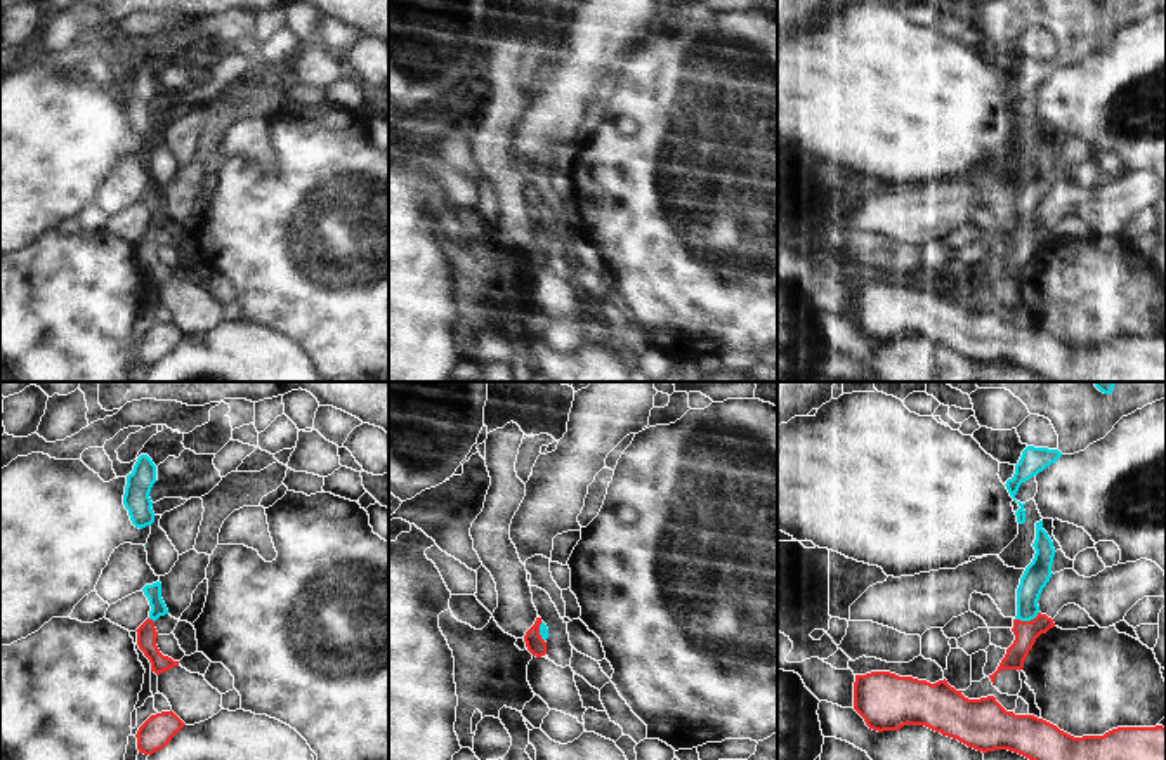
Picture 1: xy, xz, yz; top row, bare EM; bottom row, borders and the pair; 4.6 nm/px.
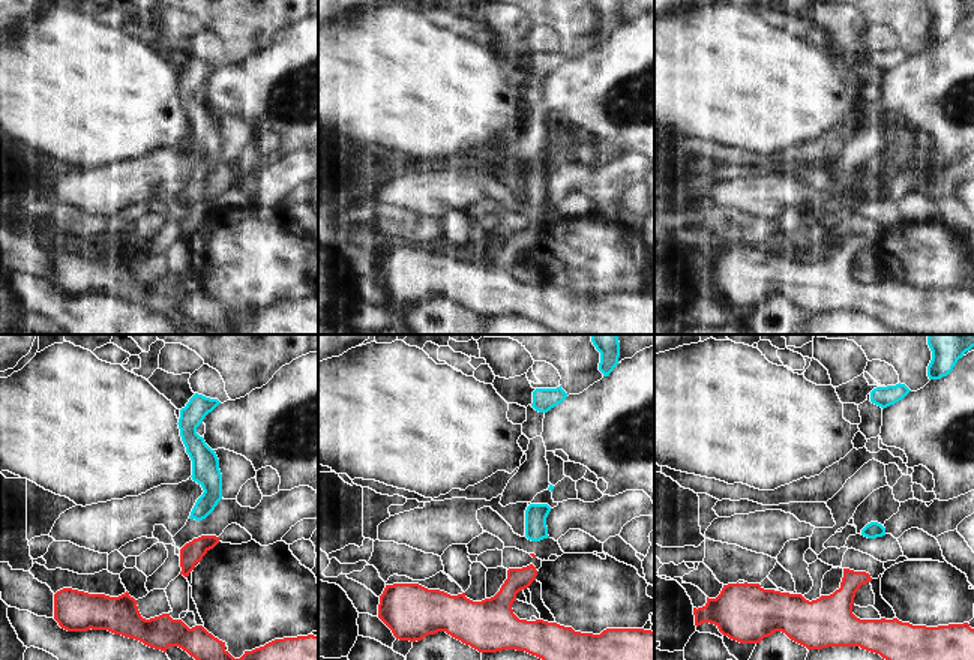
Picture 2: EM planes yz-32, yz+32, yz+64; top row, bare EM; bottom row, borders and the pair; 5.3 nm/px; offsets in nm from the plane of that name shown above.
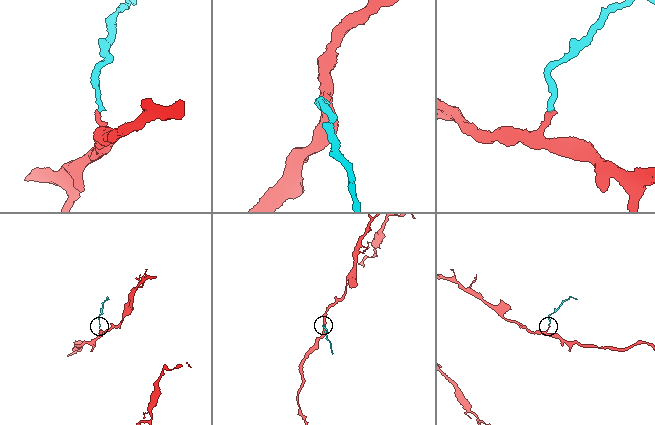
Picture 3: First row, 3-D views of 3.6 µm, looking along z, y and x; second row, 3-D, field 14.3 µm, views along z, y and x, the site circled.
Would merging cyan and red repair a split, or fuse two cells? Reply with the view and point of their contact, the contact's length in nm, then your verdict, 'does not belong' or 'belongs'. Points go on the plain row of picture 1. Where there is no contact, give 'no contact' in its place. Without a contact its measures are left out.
contact yz (1028, 231); length 120 nm; belongs

